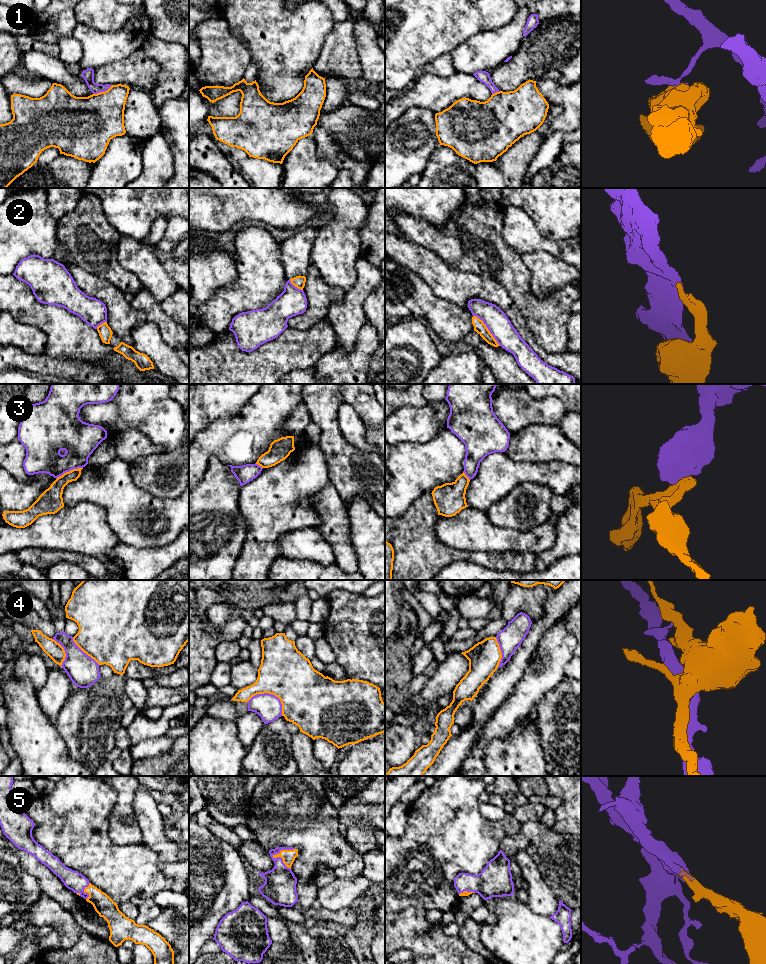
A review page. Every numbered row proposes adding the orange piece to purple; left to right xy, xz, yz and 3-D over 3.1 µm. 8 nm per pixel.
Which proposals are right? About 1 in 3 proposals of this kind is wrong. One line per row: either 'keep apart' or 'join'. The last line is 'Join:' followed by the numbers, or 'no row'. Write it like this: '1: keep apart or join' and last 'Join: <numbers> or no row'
1: join
2: keep apart
3: keep apart
4: keep apart
5: join
Join: 1, 5

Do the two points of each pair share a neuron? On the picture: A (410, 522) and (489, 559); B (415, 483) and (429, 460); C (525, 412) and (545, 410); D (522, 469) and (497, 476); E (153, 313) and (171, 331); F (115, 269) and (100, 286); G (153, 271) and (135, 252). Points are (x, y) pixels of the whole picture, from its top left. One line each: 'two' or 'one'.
A: one
B: one
C: one
D: one
E: one
F: two
G: one

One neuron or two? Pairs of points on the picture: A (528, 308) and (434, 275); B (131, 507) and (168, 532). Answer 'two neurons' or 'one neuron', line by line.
A: two neurons
B: one neuron

